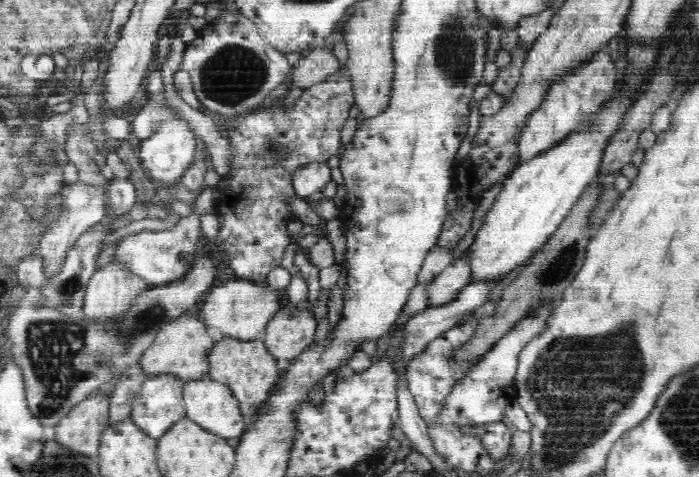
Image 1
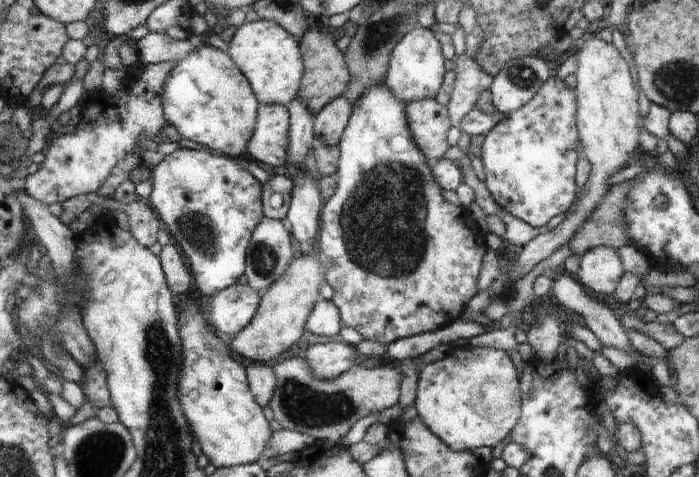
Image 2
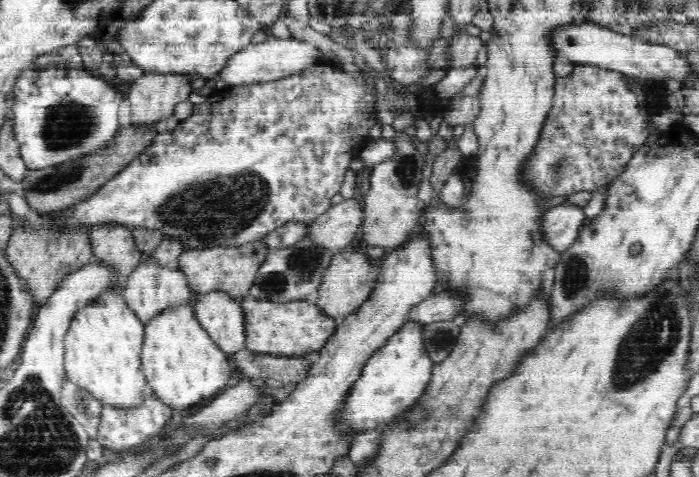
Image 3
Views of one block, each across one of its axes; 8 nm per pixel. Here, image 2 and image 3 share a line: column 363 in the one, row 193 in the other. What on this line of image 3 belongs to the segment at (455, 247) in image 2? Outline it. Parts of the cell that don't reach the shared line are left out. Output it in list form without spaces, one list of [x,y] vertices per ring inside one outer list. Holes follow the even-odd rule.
[[[328,59],[318,60],[318,62],[300,75],[284,76],[282,79],[262,84],[227,86],[215,91],[205,103],[196,104],[196,108],[193,107],[193,113],[180,122],[173,131],[161,128],[152,144],[149,144],[138,158],[134,158],[114,178],[110,178],[106,184],[102,184],[94,194],[84,198],[82,202],[70,206],[72,210],[68,214],[69,221],[88,224],[90,229],[99,225],[100,222],[117,222],[117,225],[129,226],[129,229],[132,230],[140,228],[158,230],[162,232],[162,236],[168,235],[180,239],[180,243],[186,249],[203,249],[211,245],[241,245],[250,241],[264,240],[269,232],[288,222],[312,224],[318,216],[332,206],[330,198],[340,191],[340,186],[344,182],[344,174],[350,168],[352,159],[359,156],[362,146],[370,140],[368,135],[370,128],[378,123],[376,120],[377,85],[372,76],[366,74],[369,67],[360,66],[360,75],[350,75],[344,71],[344,68],[335,65]]]

